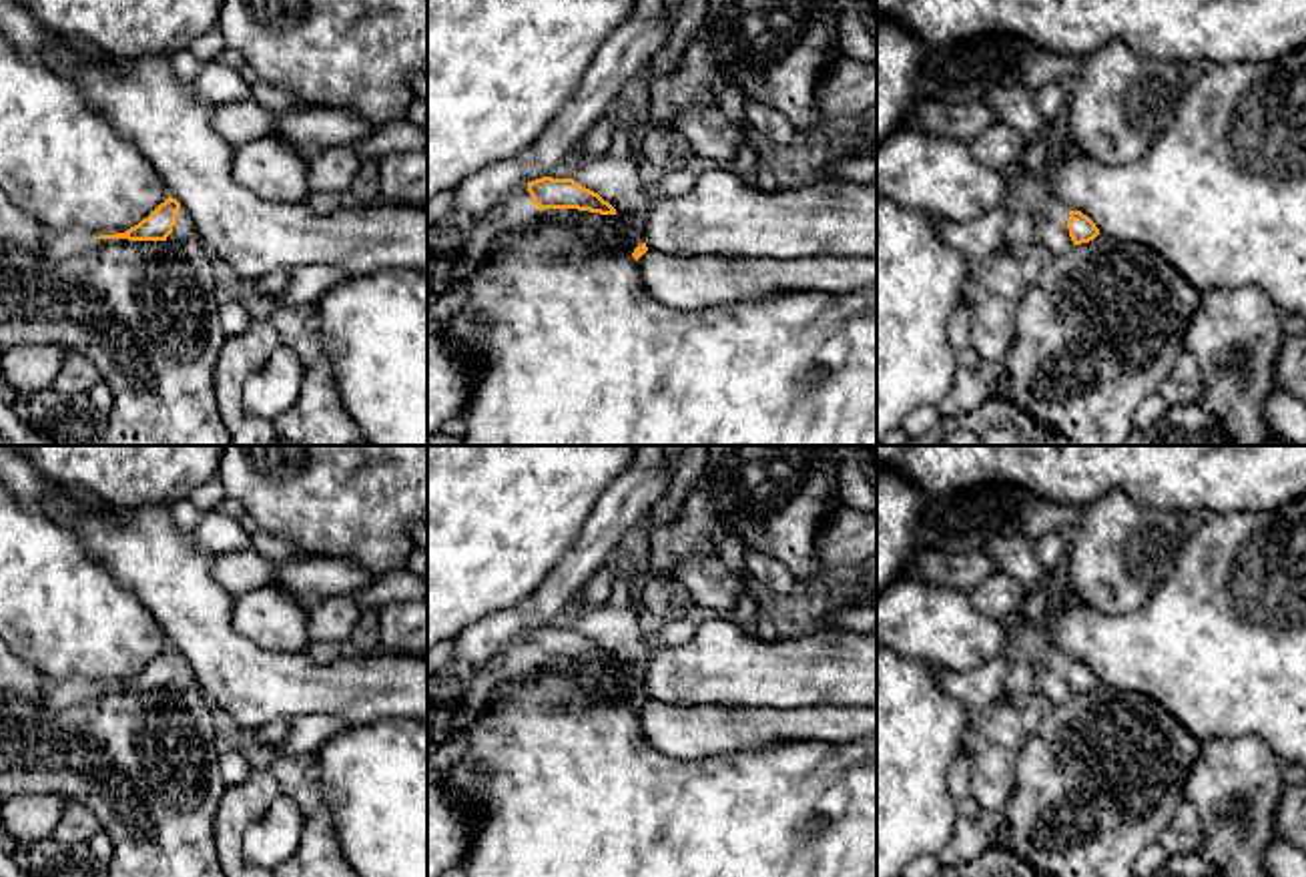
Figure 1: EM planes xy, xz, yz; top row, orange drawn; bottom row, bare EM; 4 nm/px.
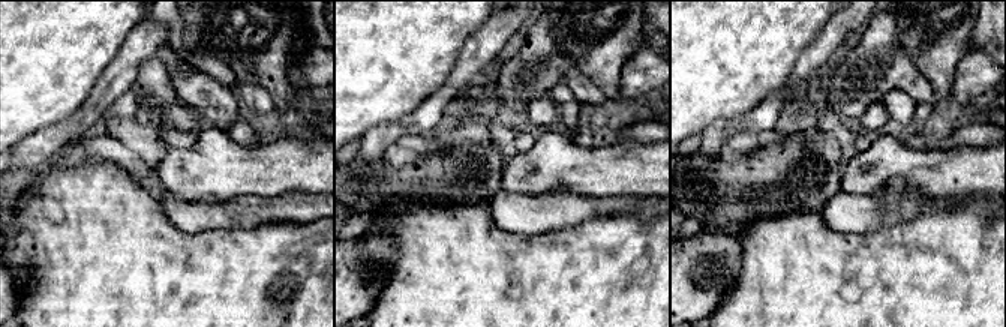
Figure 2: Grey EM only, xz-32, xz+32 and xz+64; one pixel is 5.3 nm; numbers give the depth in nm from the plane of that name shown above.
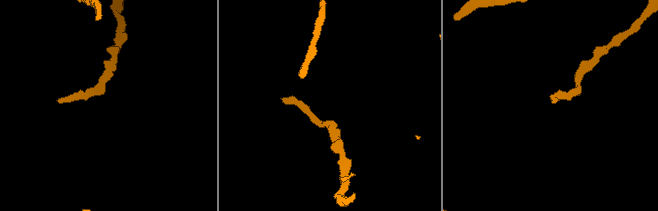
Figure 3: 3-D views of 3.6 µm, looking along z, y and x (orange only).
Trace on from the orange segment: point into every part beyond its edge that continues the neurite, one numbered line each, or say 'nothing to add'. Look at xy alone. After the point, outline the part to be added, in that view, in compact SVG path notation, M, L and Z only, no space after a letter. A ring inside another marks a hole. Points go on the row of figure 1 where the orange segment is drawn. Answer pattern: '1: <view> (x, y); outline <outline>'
nothing to add

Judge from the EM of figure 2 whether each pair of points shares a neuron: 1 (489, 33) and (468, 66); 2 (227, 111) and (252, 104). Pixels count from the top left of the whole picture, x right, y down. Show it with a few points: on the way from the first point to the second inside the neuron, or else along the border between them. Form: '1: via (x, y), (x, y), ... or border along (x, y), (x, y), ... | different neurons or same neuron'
1: via (488, 41), (474, 59) | same neuron
2: border along (234, 90), (245, 111) | different neurons

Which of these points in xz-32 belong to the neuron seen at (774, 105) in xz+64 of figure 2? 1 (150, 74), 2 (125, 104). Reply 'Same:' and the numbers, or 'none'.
Same: none

